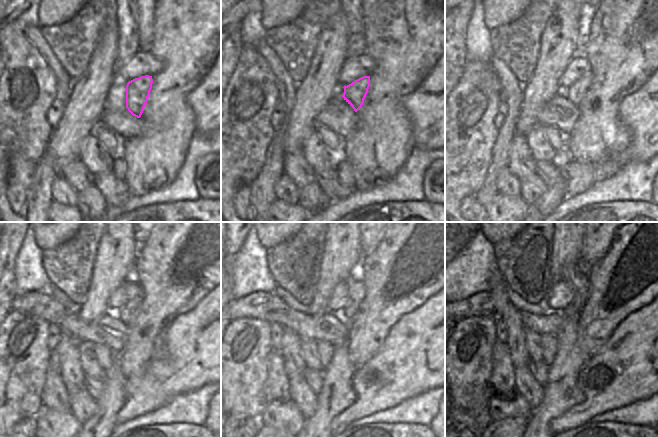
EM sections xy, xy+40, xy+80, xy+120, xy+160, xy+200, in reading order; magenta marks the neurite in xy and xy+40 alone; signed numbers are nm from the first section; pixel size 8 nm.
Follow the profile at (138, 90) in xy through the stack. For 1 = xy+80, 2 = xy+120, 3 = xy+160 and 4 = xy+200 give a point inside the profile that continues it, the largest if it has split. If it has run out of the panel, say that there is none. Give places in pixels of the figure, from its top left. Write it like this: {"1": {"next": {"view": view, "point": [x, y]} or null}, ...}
{"1": {"next": {"view": "xy+80", "point": [576, 92]}}, "2": {"next": {"view": "xy+120", "point": [127, 314]}}, "3": {"next": {"view": "xy+160", "point": [350, 311]}}, "4": {"next": {"view": "xy+200", "point": [572, 308]}}}

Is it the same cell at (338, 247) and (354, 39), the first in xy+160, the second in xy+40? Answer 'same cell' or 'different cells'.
different cells

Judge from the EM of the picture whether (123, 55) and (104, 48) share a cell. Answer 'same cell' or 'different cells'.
different cells

